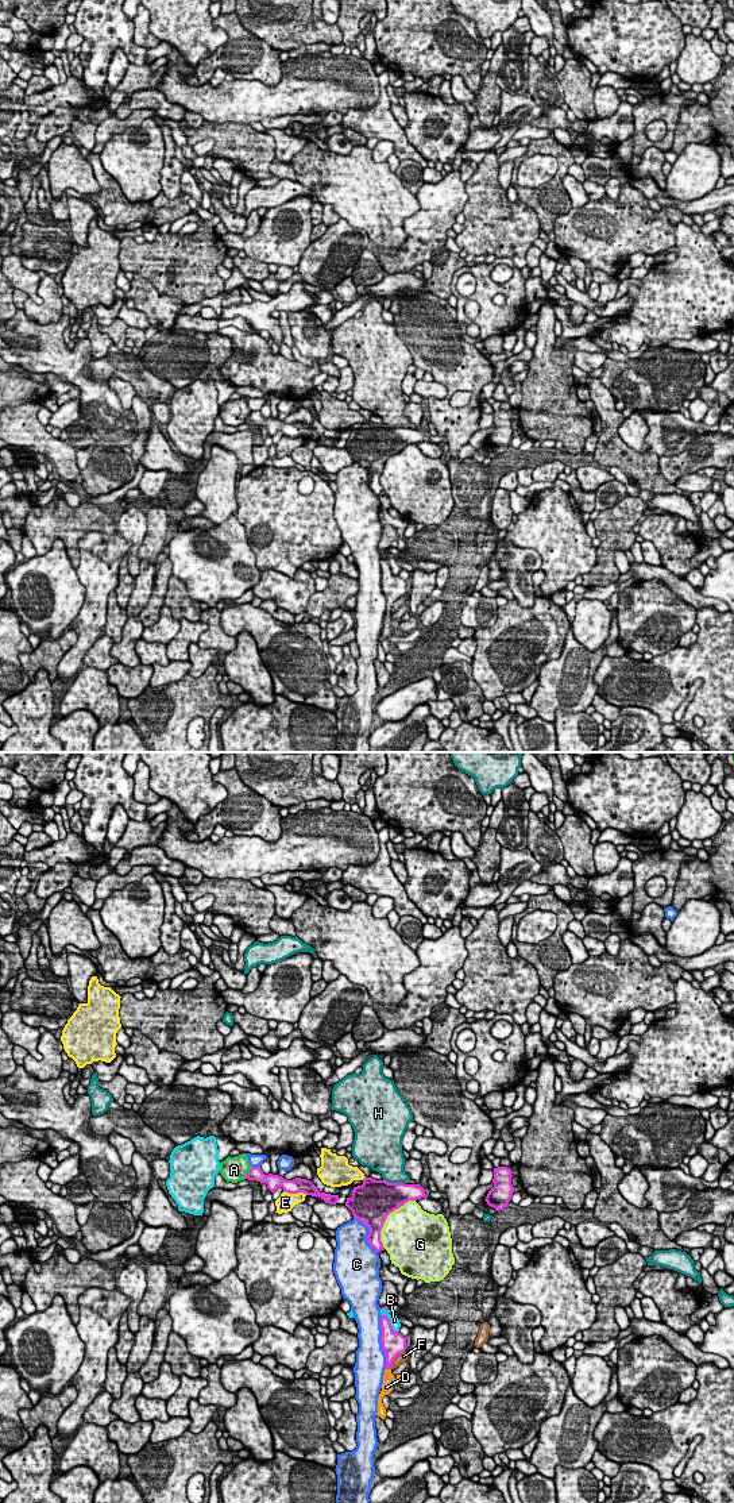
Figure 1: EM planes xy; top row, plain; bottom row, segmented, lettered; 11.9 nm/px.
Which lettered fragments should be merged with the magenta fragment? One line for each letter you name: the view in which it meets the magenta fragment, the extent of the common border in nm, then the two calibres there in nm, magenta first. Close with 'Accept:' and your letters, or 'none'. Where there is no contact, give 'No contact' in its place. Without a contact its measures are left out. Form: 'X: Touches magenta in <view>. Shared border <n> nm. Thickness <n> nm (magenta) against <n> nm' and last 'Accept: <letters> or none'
D: Touches magenta in xy. Shared border 70 nm. Thickness 220 nm (magenta) against 130 nm
Accept: D

